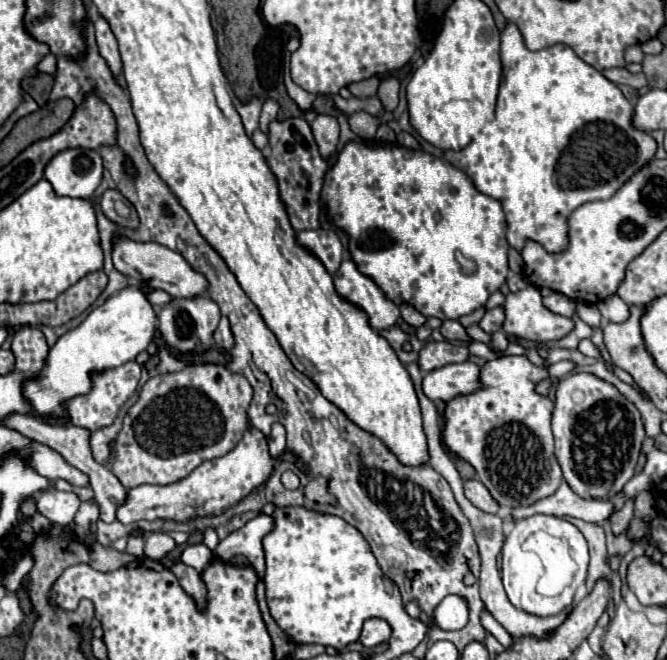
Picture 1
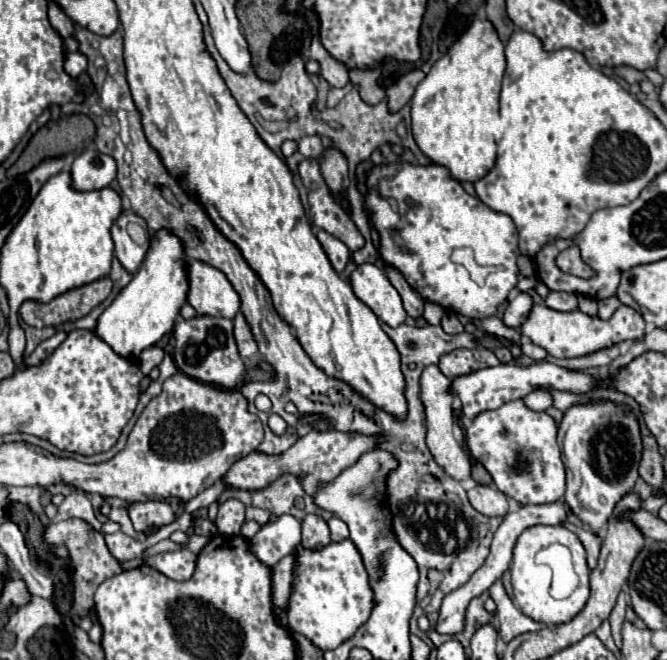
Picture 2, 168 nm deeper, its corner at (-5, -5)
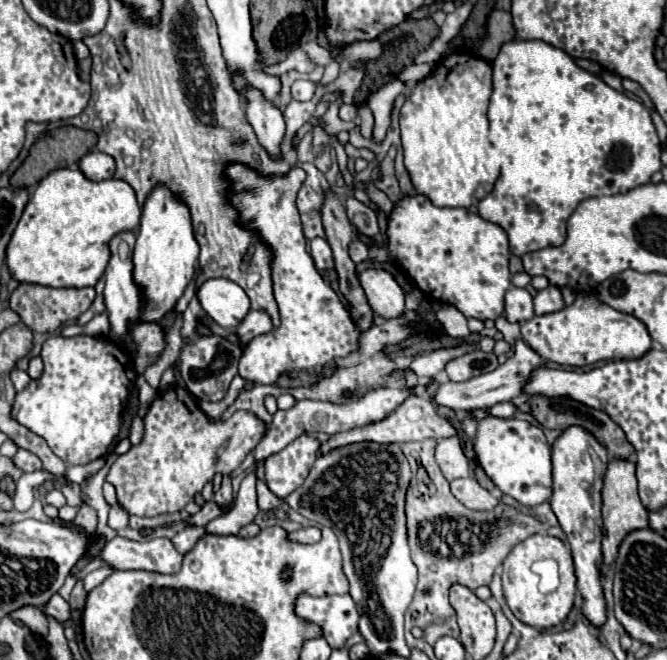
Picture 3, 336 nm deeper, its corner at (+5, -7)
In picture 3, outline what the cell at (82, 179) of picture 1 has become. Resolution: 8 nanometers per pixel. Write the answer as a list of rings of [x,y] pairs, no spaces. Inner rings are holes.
[[[91,150],[79,160],[79,170],[87,180],[93,180],[93,182],[109,180],[113,178],[113,172],[115,172],[115,160],[111,156],[105,156],[99,150]]]

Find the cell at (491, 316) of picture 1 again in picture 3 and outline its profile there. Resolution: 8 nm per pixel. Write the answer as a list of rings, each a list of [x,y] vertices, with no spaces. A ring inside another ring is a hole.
[[[511,288],[505,294],[505,318],[509,322],[523,322],[533,318],[533,298],[525,288]]]

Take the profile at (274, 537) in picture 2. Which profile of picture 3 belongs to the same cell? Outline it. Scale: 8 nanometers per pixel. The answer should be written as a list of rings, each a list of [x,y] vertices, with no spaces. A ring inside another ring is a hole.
[[[311,526],[311,528],[299,528],[295,532],[289,532],[287,534],[287,540],[293,540],[293,542],[301,542],[301,544],[313,544],[321,538],[321,530],[317,526]]]

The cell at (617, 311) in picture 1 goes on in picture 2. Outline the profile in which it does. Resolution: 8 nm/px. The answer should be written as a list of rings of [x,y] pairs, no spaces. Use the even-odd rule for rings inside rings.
[[[535,304],[531,316],[521,324],[521,334],[531,338],[533,344],[545,348],[555,358],[575,358],[587,356],[603,348],[611,348],[625,340],[641,340],[645,336],[645,320],[639,312],[629,306],[619,306],[609,320],[601,320],[599,316],[589,316],[581,310],[573,312],[557,312],[547,306]]]

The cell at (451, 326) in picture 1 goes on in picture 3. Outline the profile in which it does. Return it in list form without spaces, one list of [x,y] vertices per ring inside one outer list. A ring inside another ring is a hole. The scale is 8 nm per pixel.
[[[447,306],[443,310],[439,310],[437,314],[437,322],[443,326],[443,330],[453,336],[453,338],[467,338],[471,332],[467,328],[467,318],[453,306]]]

